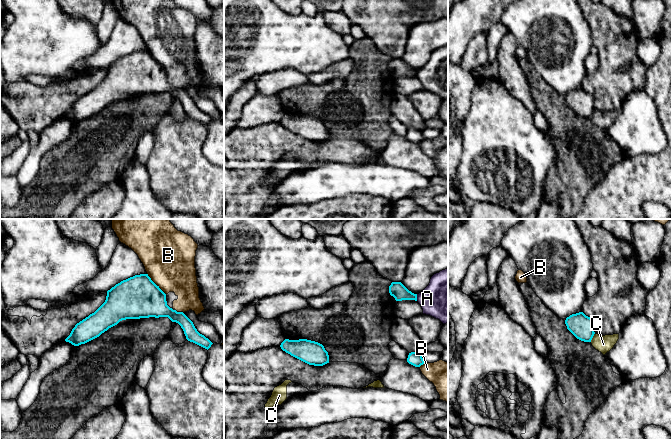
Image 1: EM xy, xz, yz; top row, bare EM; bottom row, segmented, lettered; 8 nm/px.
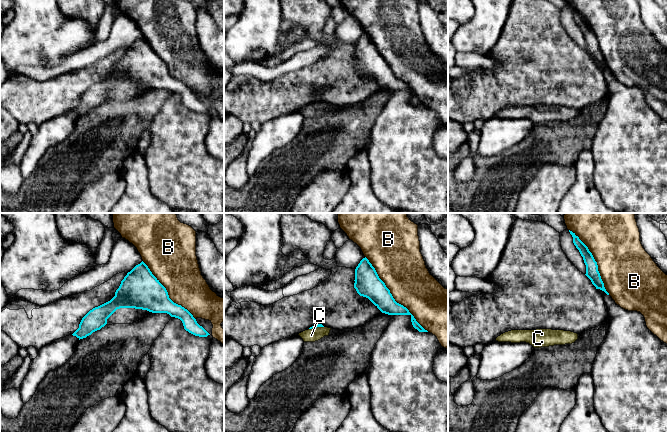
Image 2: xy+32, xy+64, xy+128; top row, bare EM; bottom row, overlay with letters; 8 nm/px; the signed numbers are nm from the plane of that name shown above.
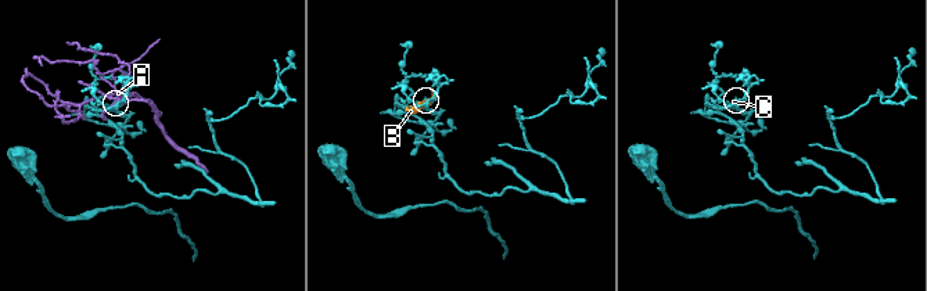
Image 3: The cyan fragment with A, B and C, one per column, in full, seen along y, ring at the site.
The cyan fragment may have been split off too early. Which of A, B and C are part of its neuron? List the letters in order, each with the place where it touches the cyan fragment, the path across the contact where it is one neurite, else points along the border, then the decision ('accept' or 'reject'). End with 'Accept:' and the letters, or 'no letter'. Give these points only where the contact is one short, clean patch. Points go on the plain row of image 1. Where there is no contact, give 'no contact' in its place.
A: contact xz (416, 73); reject
B: contact xy (155, 60); reject
C: contact yz (592, 113); border yz (594, 109), (590, 117); reject
Accept: no letter

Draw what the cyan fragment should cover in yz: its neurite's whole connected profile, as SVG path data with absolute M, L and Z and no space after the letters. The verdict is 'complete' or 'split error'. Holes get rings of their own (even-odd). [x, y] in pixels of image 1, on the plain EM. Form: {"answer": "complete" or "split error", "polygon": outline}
{"answer": "complete", "polygon": "M583 88L572 90L566 94L567 105L579 116L591 118L595 108L592 95Z"}

